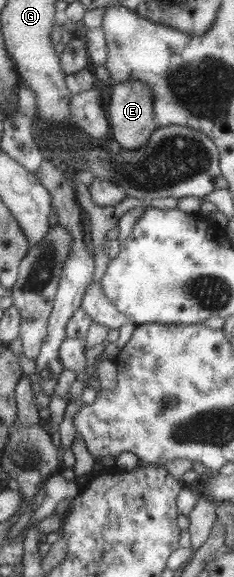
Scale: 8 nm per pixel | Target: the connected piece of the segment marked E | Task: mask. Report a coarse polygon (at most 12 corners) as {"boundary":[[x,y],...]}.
{"boundary":[[139,80],[111,88],[112,140],[141,149],[157,128],[153,93]]}

